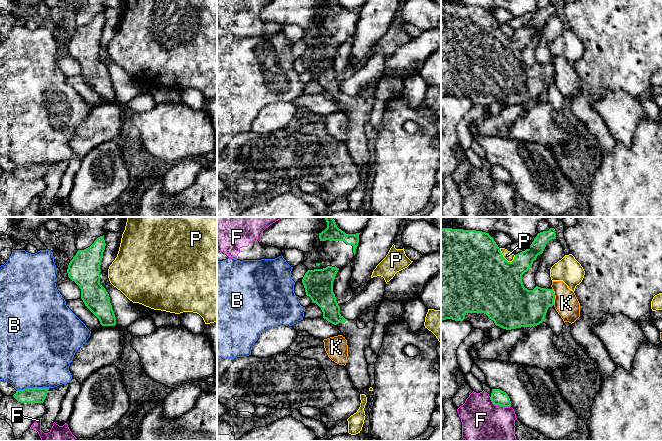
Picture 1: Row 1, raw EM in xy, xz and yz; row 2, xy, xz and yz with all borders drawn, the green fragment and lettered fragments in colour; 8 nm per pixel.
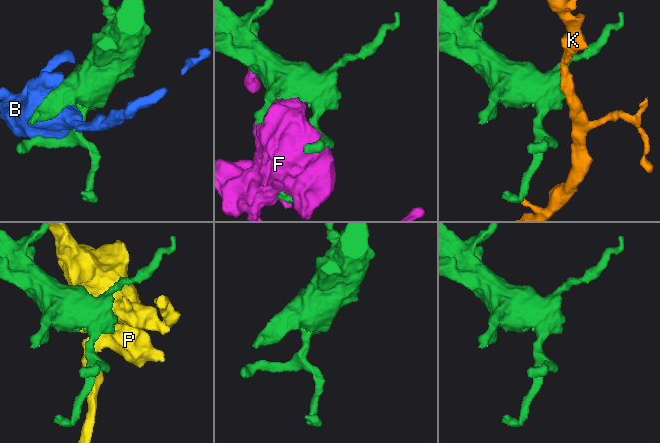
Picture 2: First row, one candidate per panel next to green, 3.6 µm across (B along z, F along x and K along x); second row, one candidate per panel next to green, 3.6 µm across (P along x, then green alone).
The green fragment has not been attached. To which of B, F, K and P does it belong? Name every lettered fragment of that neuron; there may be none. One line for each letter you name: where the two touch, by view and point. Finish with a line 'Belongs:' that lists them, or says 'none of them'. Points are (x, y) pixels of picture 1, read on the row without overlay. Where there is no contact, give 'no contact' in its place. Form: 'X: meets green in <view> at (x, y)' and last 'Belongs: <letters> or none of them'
Belongs: none of them

